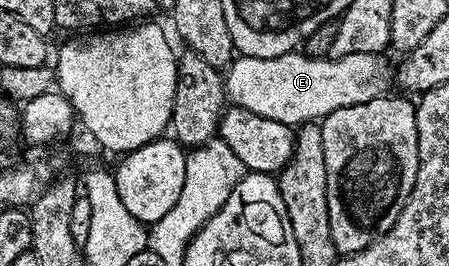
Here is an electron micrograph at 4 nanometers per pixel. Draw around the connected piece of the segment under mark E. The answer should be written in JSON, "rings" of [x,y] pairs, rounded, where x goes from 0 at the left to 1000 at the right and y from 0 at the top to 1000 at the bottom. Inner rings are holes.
{"rings":[[[668,188],[639,195],[610,218],[528,207],[497,274],[499,338],[506,372],[528,406],[546,406],[566,429],[584,429],[584,444],[610,444],[610,459],[670,474],[710,455],[755,406],[824,383],[837,361],[857,357],[866,342],[864,297],[878,286],[878,271],[875,259],[873,271],[864,259],[855,218],[844,195],[817,195],[722,222],[679,211]]]}

